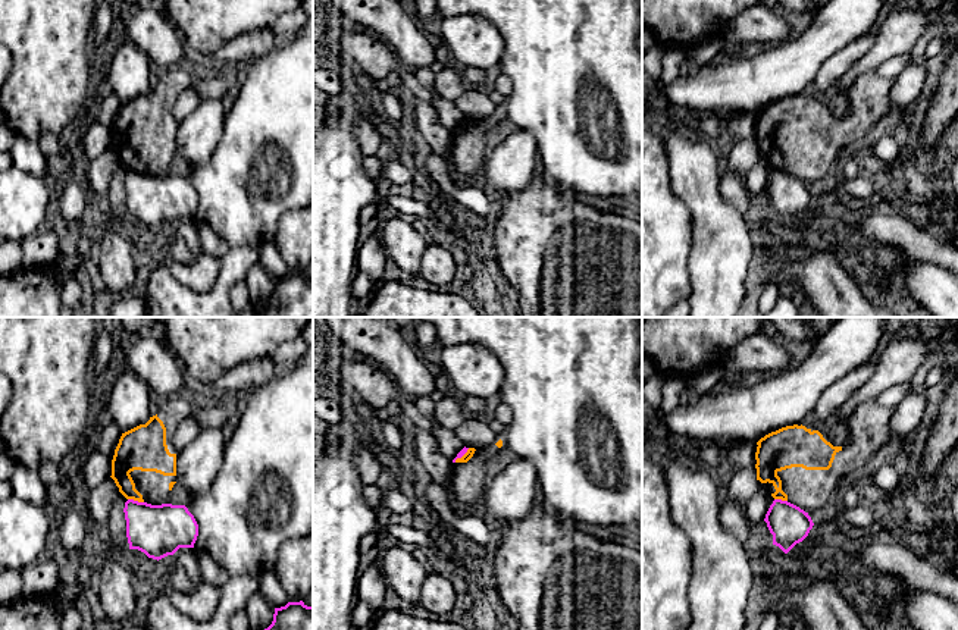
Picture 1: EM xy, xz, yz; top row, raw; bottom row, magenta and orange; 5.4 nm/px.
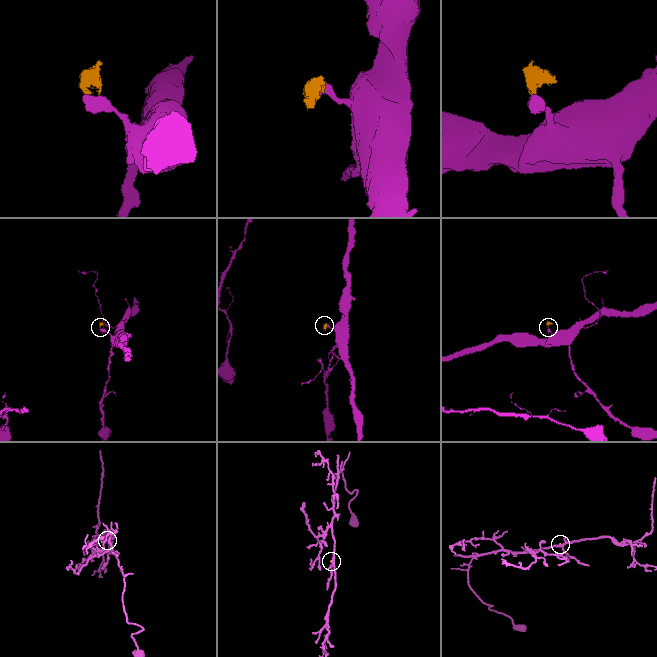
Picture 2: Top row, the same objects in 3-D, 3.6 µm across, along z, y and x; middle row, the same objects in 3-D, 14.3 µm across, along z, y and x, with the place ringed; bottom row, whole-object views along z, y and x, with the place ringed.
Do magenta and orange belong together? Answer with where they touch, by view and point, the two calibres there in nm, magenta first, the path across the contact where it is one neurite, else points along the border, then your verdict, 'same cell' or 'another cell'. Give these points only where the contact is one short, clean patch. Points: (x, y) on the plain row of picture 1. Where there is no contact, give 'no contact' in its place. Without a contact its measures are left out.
xy (135, 172) | 280/160 nm | along xy (128, 169), (143, 174) | another cell

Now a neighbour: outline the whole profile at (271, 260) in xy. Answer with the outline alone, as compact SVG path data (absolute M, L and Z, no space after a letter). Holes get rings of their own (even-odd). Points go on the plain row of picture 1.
M264 241L260 244L260 266L273 278L285 278L289 272L288 264L278 251L273 241Z

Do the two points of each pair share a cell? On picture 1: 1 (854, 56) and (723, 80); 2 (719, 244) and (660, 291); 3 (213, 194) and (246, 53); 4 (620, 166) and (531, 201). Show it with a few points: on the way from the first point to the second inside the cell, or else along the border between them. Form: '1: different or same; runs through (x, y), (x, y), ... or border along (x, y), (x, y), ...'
1: different; border along (852, 41), (836, 50), (820, 66), (810, 82)
2: different; border along (692, 235), (688, 259), (689, 295), (685, 301)
3: same; runs through (249, 159), (253, 154), (253, 88)
4: different; border along (563, 190), (569, 194)

